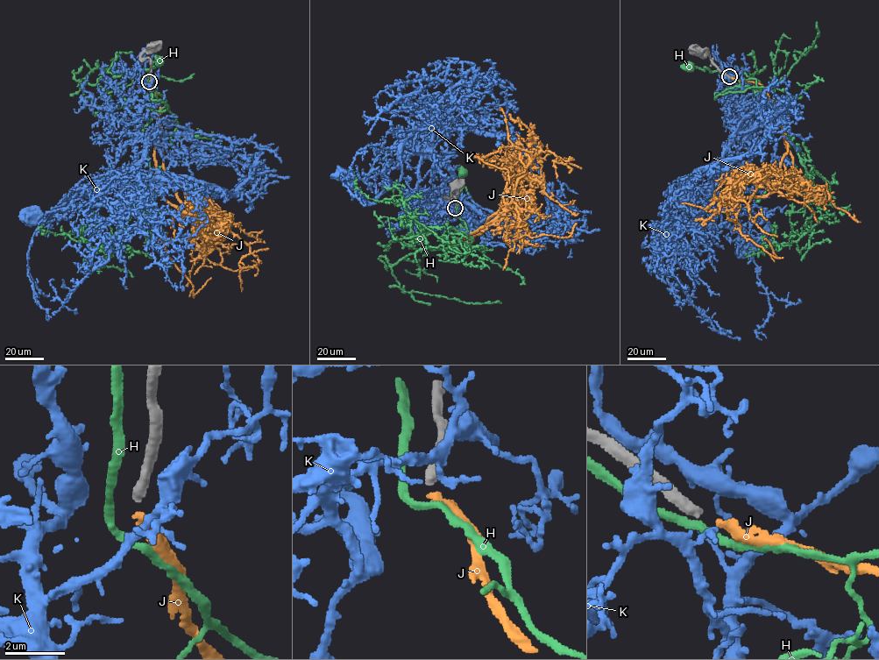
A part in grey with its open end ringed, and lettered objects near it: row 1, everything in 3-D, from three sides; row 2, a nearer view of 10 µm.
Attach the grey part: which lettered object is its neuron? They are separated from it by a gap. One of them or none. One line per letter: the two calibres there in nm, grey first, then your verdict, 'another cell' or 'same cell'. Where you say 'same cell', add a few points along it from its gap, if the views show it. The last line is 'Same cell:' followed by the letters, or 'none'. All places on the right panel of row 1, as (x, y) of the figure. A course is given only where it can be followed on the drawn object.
H: 320 nm thick on the grey side, 240 nm on the other; another cell
J: 320 nm thick on the grey side, 280 nm on the other; same cell; it runs (730, 77), (761, 84), (783, 117), (780, 167), (738, 183), (726, 210), (776, 257), (764, 239)
K: 320 nm thick on the grey side, 180 nm on the other; another cell
Same cell: J

